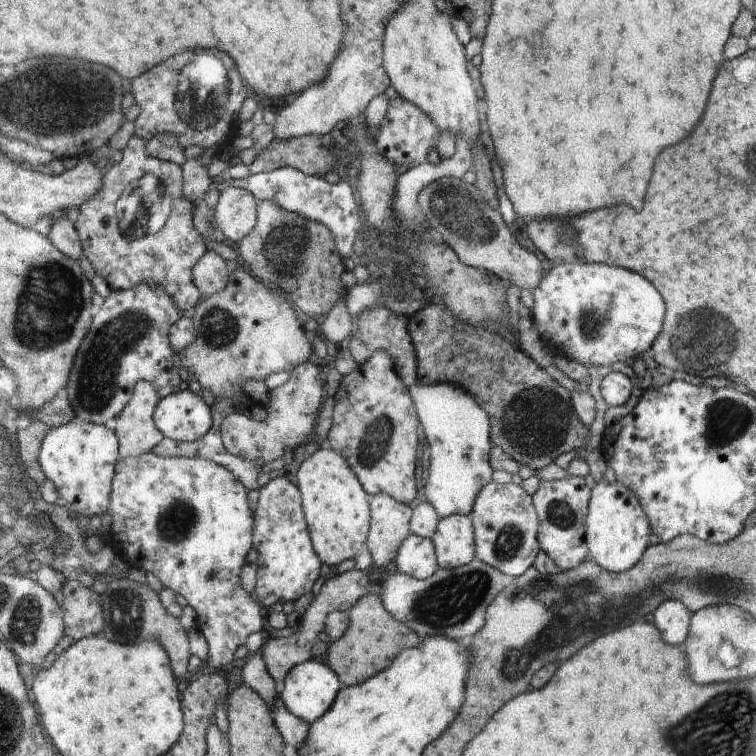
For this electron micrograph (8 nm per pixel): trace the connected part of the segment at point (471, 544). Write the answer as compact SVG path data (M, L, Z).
M450 515L438 523L437 532L431 540L436 546L437 560L442 569L454 569L472 562L476 558L476 534L469 515Z

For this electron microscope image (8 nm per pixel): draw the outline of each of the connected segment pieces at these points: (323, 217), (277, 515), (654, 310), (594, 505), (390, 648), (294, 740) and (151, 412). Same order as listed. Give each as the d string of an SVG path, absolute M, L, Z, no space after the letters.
M280 167L270 172L254 173L247 178L230 178L227 182L232 187L253 193L257 201L270 200L288 212L298 213L300 216L325 224L333 233L338 252L342 252L342 256L352 257L352 244L364 232L364 222L360 218L354 192L343 180L331 184L324 177L308 176L292 167Z
M288 477L271 478L269 482L258 489L258 502L256 502L256 526L254 527L254 548L258 551L258 570L256 571L256 588L254 594L262 602L262 606L271 610L278 602L295 602L308 594L320 576L320 560L316 550L312 550L312 536L308 536L308 522L305 520L304 506L300 506L300 493L298 488L290 482Z
M560 263L545 273L538 286L531 290L534 306L531 308L540 336L555 353L591 366L610 366L614 362L631 363L638 356L646 356L665 326L666 306L658 290L640 274L606 266L604 263Z
M606 478L593 488L593 499L590 500L589 518L586 519L588 560L594 561L608 572L621 573L636 566L650 546L650 535L653 534L649 516L641 500L632 489L626 488L615 480L612 484Z
M367 593L348 612L350 626L338 640L331 642L328 659L330 668L337 672L342 684L347 687L372 679L374 675L388 668L405 648L420 646L417 632L409 625L402 624L402 621L385 607L380 595Z
M279 697L276 698L272 713L284 742L294 746L297 751L300 750L306 744L306 738L308 738L310 732L310 724L306 720L300 720L292 712L288 712Z
M141 381L134 398L117 419L122 458L151 453L166 438L155 418L162 396L150 381Z

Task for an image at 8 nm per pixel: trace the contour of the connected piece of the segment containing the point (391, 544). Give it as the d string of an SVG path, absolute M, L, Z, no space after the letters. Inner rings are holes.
M384 493L374 495L372 509L372 530L366 546L376 566L384 566L396 559L400 546L408 538L412 510Z

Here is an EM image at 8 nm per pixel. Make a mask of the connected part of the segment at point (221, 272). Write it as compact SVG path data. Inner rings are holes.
M210 249L194 267L194 280L207 297L224 291L229 284L226 262Z

